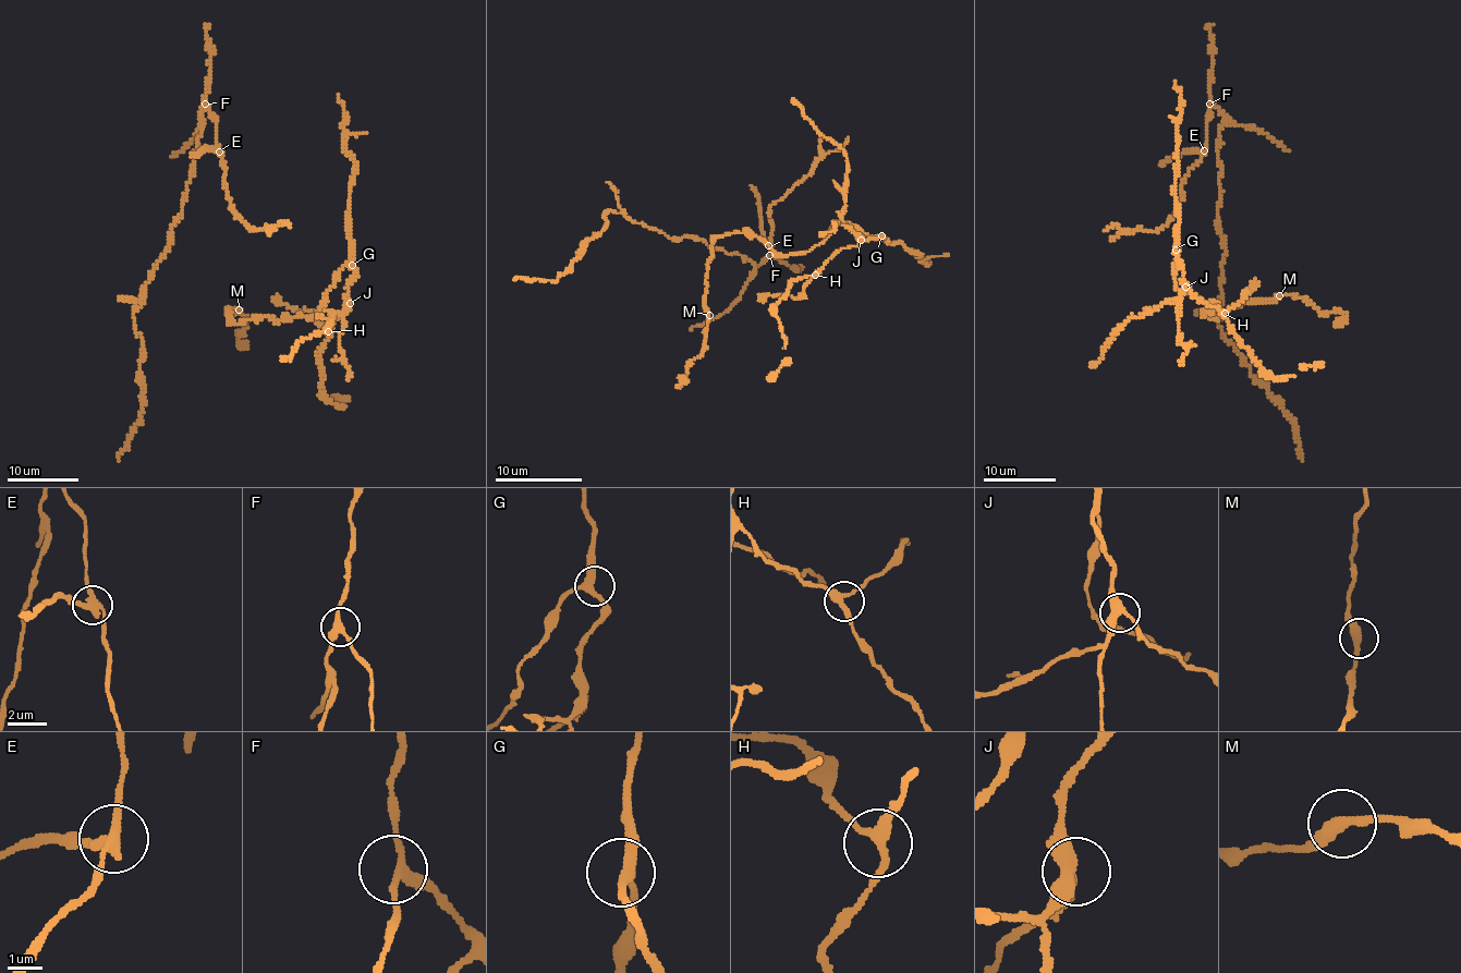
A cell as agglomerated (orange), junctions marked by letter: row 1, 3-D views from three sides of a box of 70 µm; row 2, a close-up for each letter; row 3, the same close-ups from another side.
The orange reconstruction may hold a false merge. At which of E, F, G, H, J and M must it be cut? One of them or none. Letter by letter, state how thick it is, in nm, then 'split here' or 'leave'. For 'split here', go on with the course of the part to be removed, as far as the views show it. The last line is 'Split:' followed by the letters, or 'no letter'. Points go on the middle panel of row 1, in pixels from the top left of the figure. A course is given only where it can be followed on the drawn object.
E: calibre 280 nm; split here; course (768, 246), (762, 229), (757, 192), (750, 185)
F: calibre 240 nm; leave
G: calibre 280 nm; leave
H: calibre 260 nm; leave
J: calibre 360 nm; leave
M: calibre 340 nm; leave
Split: E

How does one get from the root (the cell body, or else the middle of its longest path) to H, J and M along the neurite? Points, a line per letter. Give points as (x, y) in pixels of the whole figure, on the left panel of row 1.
H: (226, 311), (236, 324), (316, 316), (336, 274), (349, 265), (354, 270), (348, 287), (350, 305), (328, 331)
J: (226, 311), (236, 324), (316, 316), (336, 274), (348, 265), (354, 270), (348, 287), (350, 303)
M: (226, 311), (235, 313), (239, 309)

